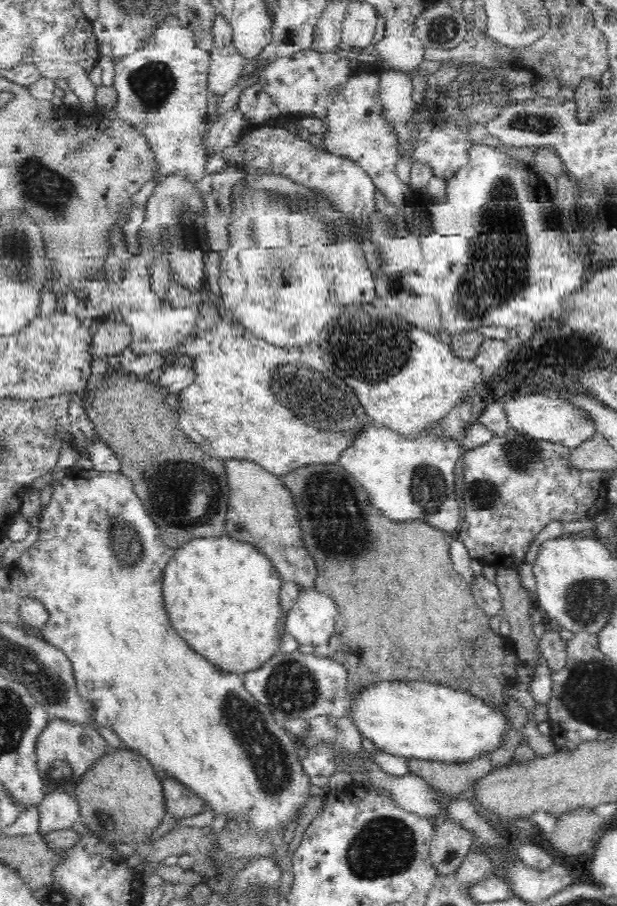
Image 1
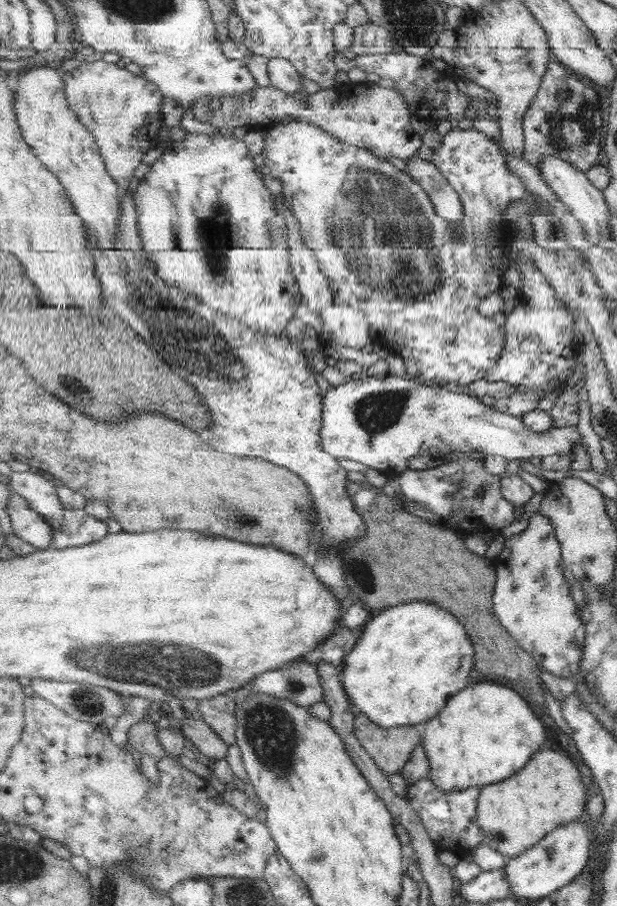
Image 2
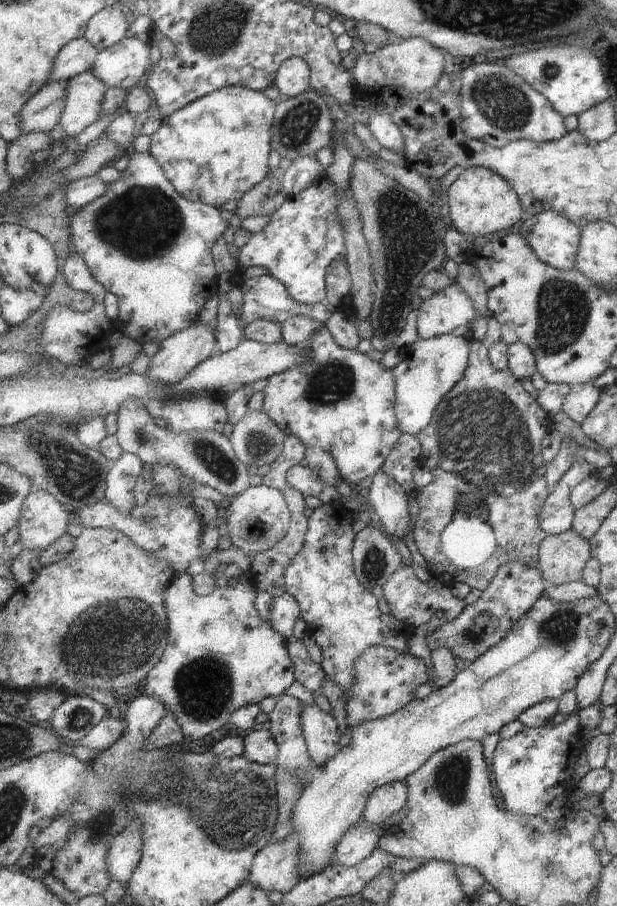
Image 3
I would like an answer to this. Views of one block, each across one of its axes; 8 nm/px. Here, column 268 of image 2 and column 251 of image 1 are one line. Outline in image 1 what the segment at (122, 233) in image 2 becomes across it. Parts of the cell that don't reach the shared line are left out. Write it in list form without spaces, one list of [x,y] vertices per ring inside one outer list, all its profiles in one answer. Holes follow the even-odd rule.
[[[218,318],[218,320],[214,320],[214,324],[210,328],[204,330],[204,332],[200,332],[200,334],[198,334],[194,327],[192,332],[179,345],[168,349],[166,352],[136,353],[136,351],[132,351],[132,348],[126,348],[119,356],[120,366],[126,368],[126,372],[132,372],[134,375],[138,375],[140,379],[154,377],[157,372],[161,371],[162,366],[170,367],[172,364],[176,364],[176,362],[178,362],[178,366],[182,366],[178,358],[180,356],[188,356],[190,358],[190,364],[188,364],[187,368],[193,372],[193,381],[176,394],[179,400],[179,407],[177,408],[179,414],[178,426],[196,444],[202,446],[206,454],[221,458],[222,460],[230,457],[252,460],[279,477],[302,465],[338,462],[340,453],[350,446],[358,431],[364,425],[370,423],[370,419],[356,398],[355,392],[333,370],[330,370],[324,364],[325,361],[321,357],[321,348],[316,340],[302,346],[282,348],[254,336],[246,330],[246,327],[236,324],[232,320]]]

